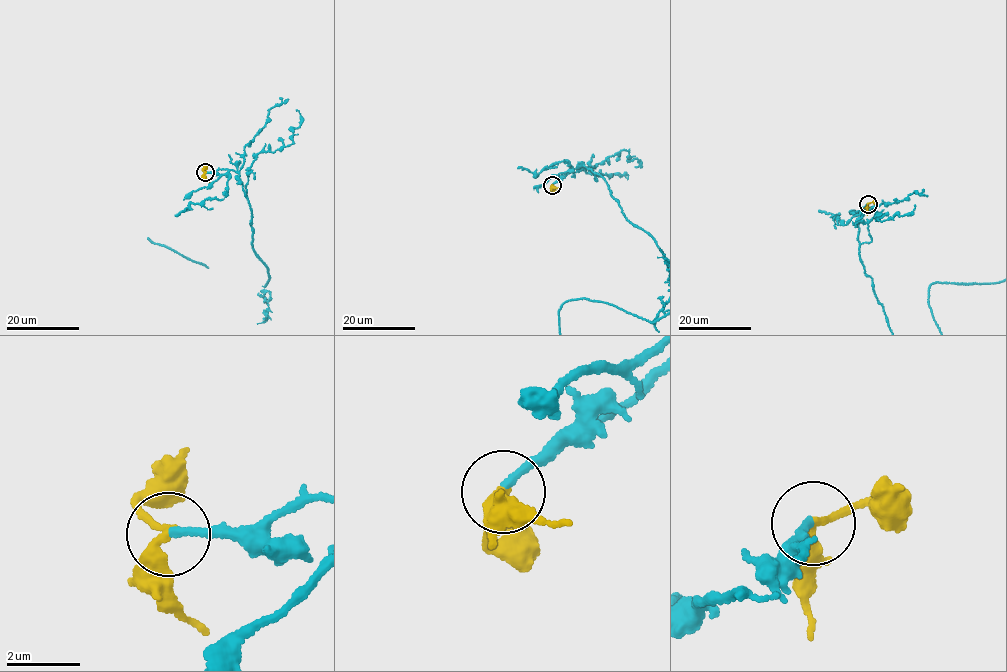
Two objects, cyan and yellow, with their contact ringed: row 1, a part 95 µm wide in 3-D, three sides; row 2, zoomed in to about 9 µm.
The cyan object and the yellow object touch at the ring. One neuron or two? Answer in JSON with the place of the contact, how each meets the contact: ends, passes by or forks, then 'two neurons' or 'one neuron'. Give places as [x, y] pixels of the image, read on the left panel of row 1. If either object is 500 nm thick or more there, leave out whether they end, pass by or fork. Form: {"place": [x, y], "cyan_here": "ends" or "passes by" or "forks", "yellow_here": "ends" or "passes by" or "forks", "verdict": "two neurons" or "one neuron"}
{"place": [205, 172], "cyan_here": "ends", "yellow_here": "passes by", "verdict": "one neuron"}

